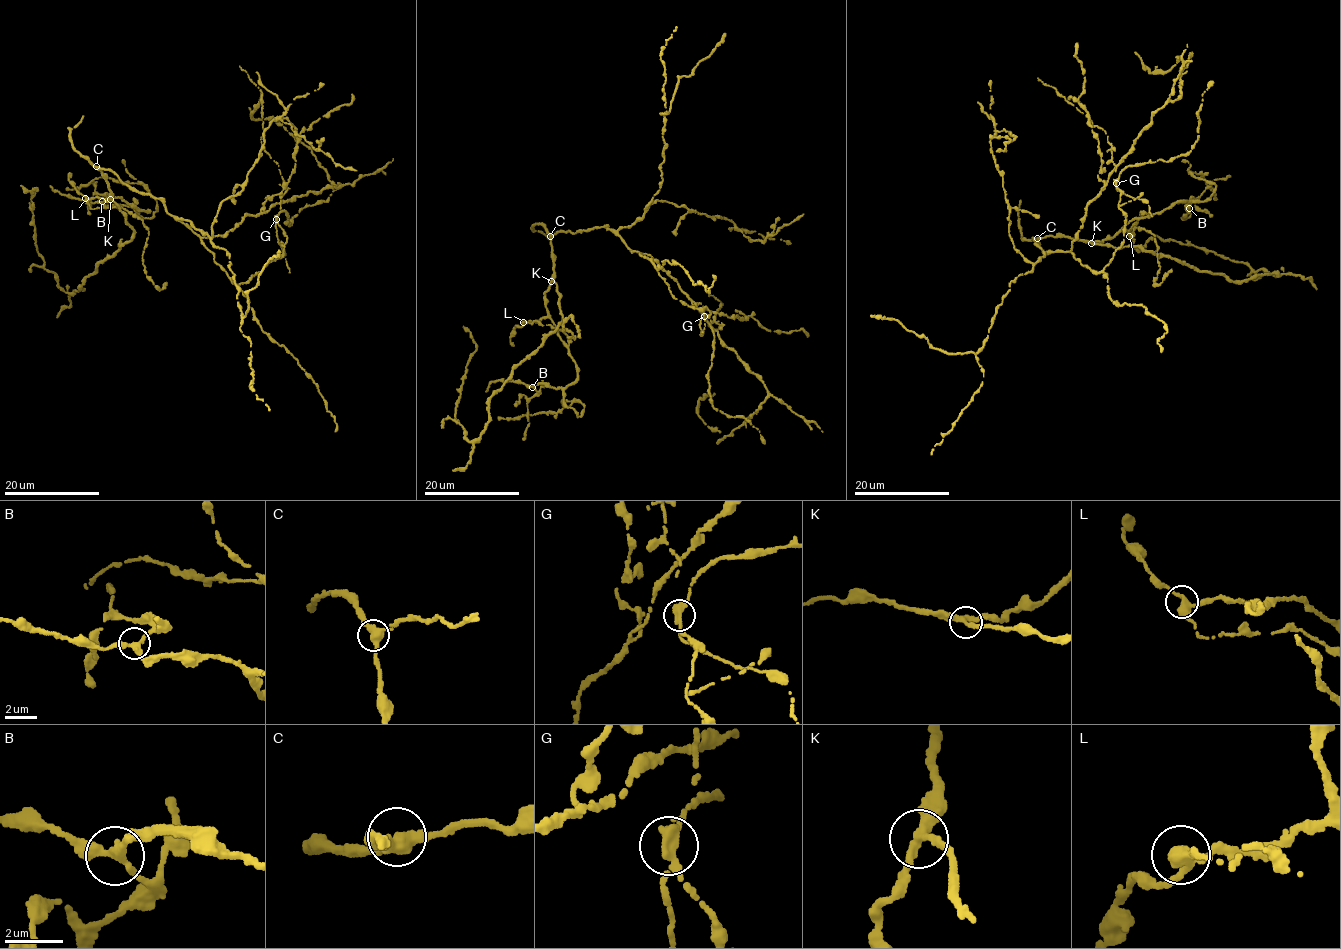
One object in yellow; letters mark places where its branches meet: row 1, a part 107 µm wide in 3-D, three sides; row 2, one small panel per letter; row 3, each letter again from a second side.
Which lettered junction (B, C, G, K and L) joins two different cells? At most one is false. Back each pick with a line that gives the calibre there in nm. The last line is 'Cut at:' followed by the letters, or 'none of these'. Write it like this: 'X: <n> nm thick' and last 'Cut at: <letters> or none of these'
G: 320 nm thick
Cut at: G

